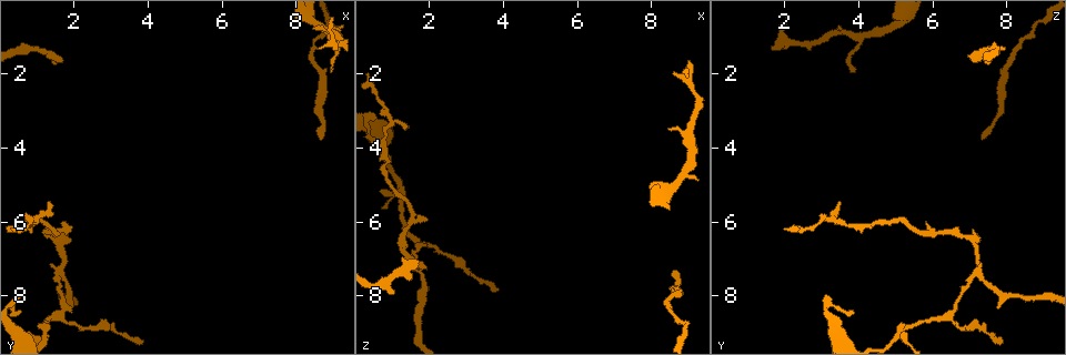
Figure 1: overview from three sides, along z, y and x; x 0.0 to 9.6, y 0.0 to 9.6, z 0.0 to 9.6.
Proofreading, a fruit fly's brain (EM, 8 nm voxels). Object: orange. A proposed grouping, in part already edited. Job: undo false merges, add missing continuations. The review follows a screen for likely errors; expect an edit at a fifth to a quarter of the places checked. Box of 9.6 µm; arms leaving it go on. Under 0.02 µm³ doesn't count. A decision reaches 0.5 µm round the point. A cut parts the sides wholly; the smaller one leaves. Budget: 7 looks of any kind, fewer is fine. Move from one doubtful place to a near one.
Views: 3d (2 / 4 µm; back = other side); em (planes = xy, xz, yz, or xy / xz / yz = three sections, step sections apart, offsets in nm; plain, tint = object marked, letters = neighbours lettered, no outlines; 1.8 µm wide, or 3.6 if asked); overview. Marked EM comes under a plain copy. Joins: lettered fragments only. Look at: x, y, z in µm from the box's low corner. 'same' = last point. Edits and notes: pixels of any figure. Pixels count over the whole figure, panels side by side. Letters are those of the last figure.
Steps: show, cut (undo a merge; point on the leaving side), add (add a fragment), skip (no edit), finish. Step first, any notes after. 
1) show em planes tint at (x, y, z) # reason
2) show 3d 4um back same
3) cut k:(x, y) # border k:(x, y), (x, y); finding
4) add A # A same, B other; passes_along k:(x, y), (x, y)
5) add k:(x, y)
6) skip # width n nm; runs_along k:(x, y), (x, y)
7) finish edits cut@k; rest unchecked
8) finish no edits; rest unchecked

show 3d 2um at (9.00, 1.35, 1.65) # an open end

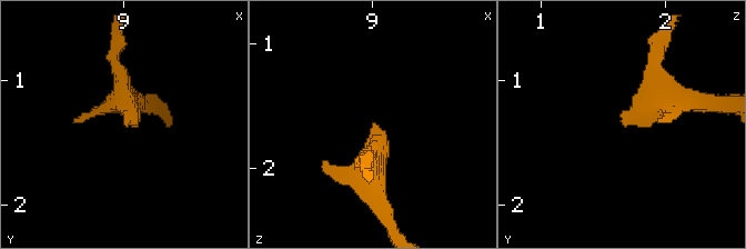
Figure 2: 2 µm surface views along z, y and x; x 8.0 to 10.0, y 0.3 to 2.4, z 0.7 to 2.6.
show em xy step 8 tint at (9.00, 1.38, 1.72)

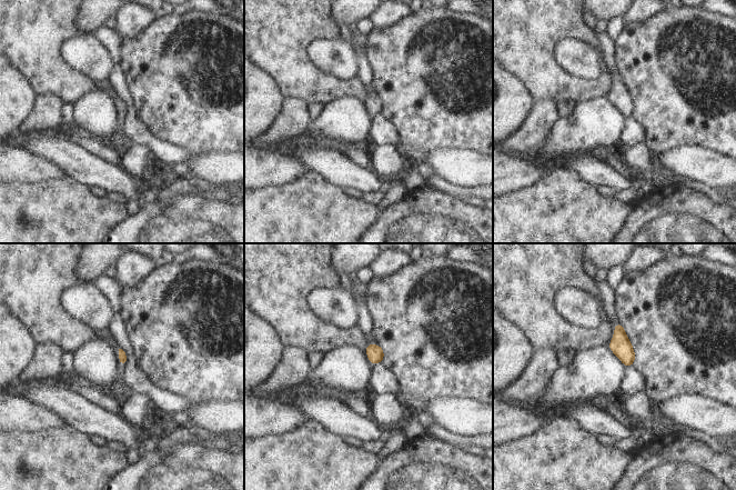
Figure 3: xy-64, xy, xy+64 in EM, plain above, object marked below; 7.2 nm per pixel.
show em planes letters same

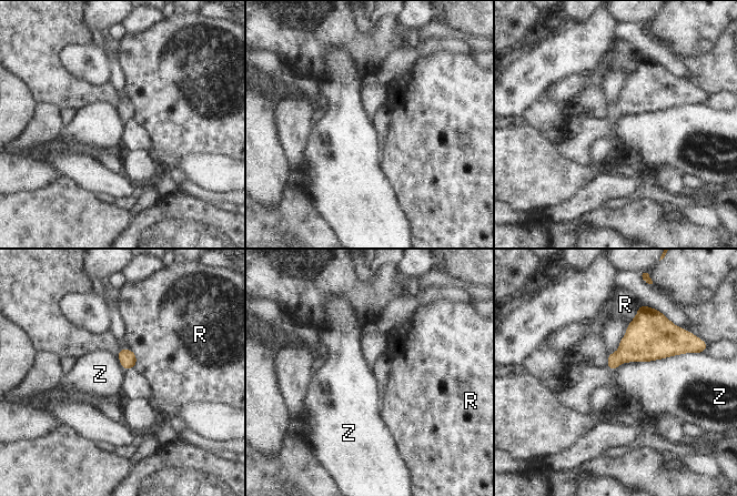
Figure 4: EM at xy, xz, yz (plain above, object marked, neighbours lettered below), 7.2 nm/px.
skip # width 120 nm; R other, Z other; border 4:(693, 352), (622, 362), (611, 371); no lettered fragment goes on from it

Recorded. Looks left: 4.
show 3d 2um at (8.50, 0.80, 3.55) # an open end

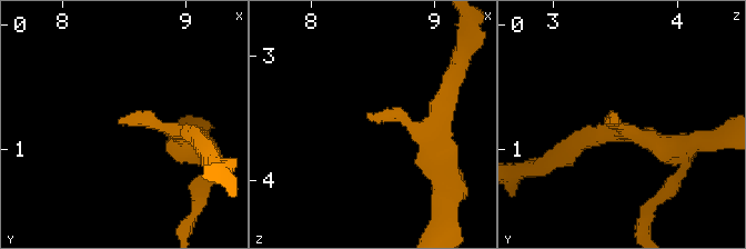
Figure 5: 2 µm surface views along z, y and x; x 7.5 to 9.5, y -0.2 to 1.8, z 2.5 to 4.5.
show em planes letters at (8.48, 0.80, 3.52) # now the EM

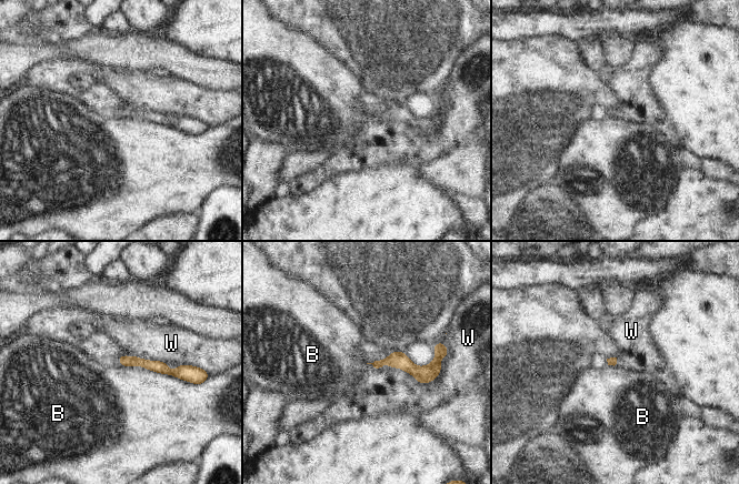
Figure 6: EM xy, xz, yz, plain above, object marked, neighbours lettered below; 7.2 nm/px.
skip # B other, W other; none of them fits

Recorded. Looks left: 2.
finish no edits; rest unchecked

